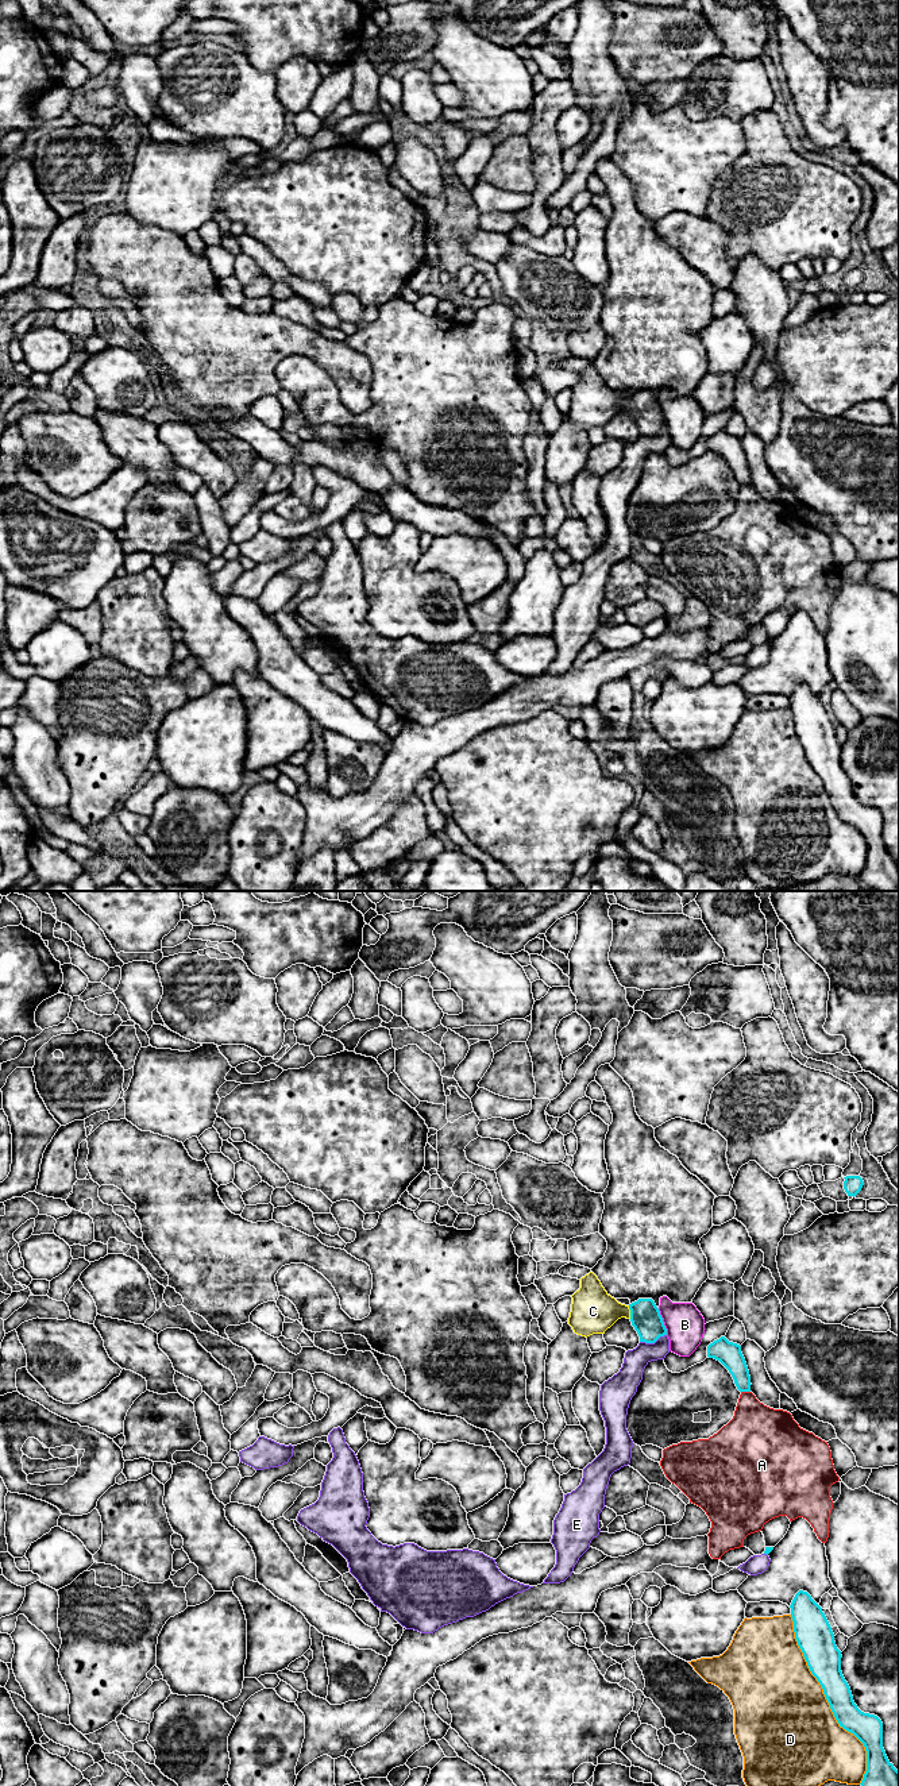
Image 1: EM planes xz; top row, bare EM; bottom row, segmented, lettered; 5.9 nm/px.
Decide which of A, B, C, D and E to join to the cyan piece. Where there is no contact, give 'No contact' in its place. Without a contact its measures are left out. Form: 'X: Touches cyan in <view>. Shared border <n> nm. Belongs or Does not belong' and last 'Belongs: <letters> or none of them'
A: Touches cyan in xz. Shared border 60 nm. Does not belong
B: Touches cyan in xz. Shared border 170 nm. Does not belong
C: Touches cyan in xz. Shared border 80 nm. Belongs
D: Touches cyan in xz. Shared border 1100 nm. Does not belong
E: Touches cyan in xz. Shared border 170 nm. Does not belong
Belongs: C

